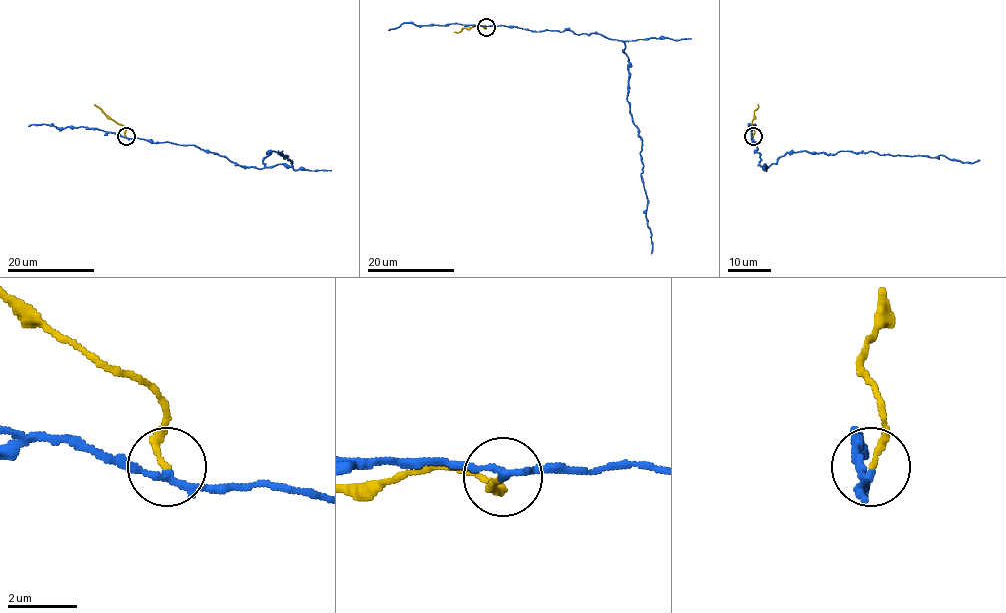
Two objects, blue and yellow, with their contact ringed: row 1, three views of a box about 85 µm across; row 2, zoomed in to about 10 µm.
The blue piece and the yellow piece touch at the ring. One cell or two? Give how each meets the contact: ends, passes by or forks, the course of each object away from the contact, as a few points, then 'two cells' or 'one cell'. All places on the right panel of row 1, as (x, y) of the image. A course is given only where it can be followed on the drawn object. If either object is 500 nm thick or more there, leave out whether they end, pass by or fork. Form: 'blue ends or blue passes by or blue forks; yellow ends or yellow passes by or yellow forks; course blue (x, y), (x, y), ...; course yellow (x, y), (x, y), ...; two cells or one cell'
blue passes by; yellow ends; course blue (752, 137), (758, 144), (759, 164), (767, 168), (788, 152), (799, 151), (944, 155), (968, 163), (979, 159); course yellow (752, 136), (754, 128), (751, 123), (758, 104); two cells

